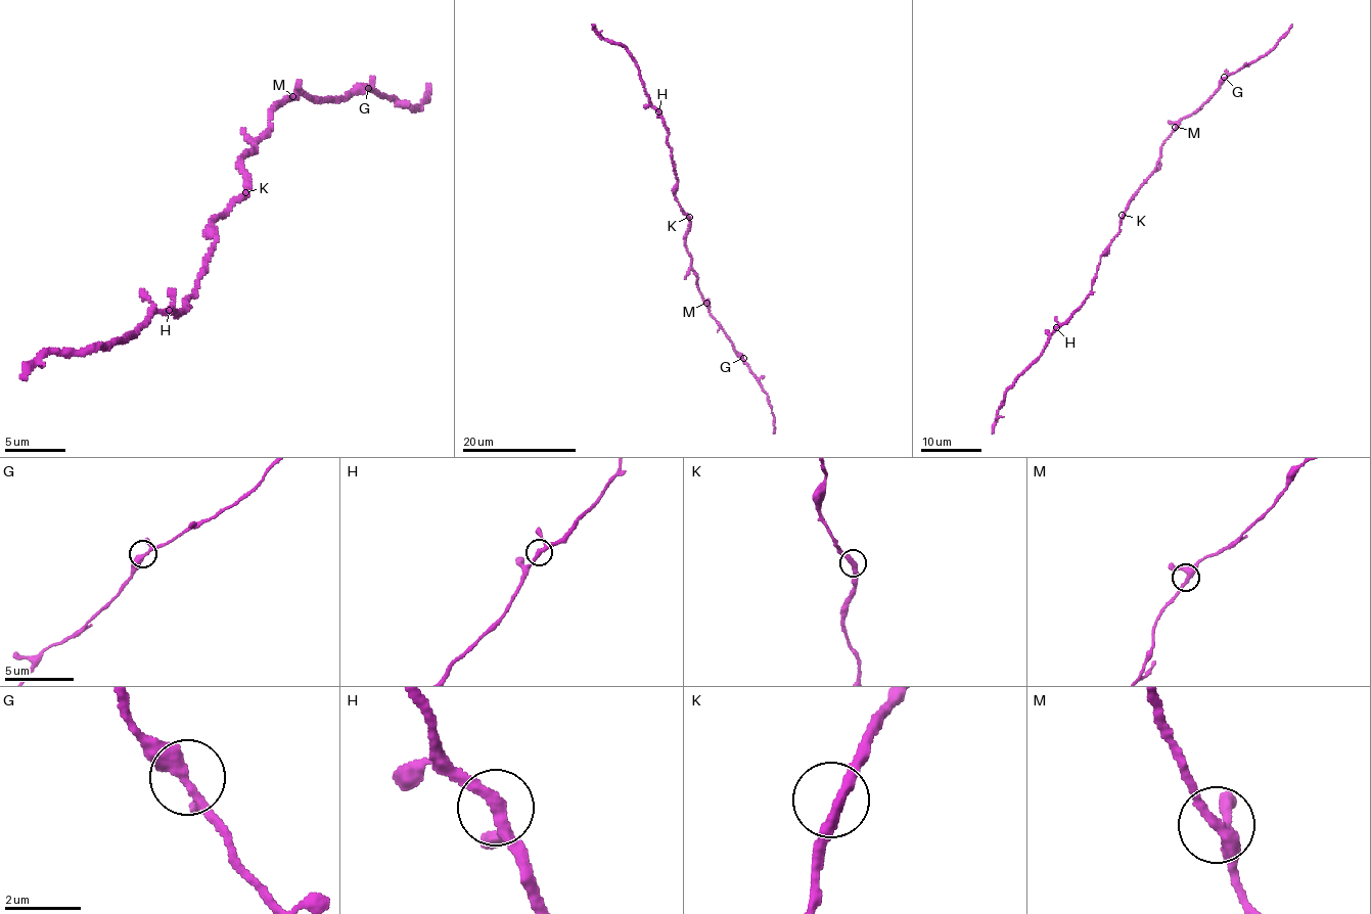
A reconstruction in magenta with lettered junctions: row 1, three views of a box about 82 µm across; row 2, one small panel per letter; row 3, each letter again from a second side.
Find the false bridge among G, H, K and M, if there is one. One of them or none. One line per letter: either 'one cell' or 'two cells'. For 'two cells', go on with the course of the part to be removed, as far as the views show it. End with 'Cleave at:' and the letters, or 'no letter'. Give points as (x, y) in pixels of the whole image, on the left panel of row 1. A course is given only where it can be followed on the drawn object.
G: one cell
H: one cell
K: one cell
M: one cell
Cleave at: no letter

